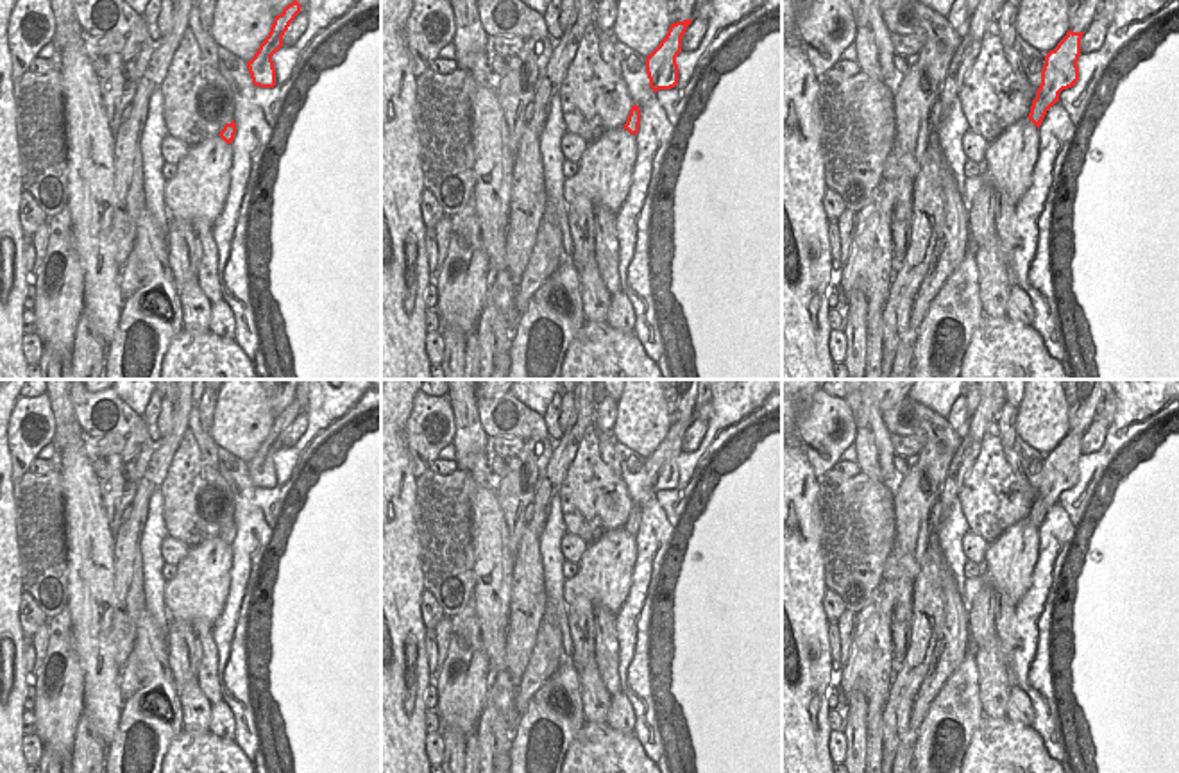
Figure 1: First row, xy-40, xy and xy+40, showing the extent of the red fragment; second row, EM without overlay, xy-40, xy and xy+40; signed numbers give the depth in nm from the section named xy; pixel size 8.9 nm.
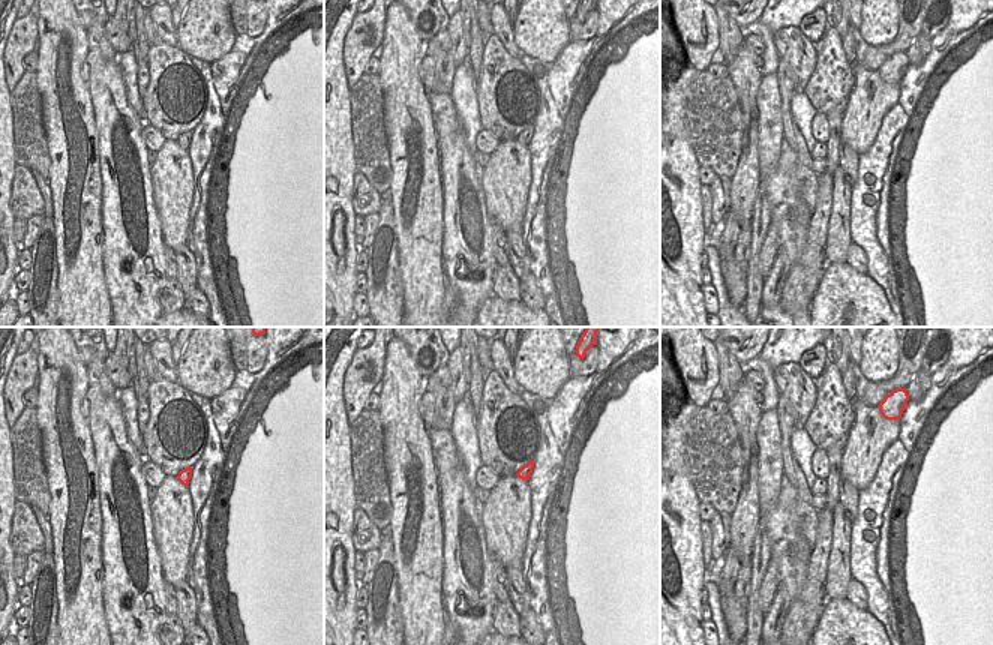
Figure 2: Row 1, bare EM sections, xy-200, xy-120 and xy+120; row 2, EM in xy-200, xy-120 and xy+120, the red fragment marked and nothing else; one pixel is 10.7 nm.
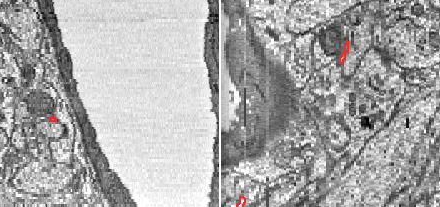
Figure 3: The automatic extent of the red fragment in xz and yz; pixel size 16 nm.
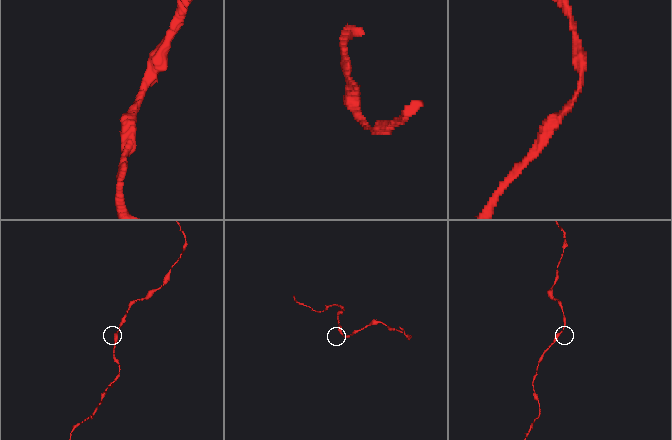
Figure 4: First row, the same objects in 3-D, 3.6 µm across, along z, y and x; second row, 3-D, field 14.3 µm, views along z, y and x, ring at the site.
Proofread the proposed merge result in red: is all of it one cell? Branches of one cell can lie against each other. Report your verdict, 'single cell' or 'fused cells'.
single cell

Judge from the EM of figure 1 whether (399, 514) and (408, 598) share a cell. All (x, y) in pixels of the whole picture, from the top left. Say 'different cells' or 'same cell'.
same cell

